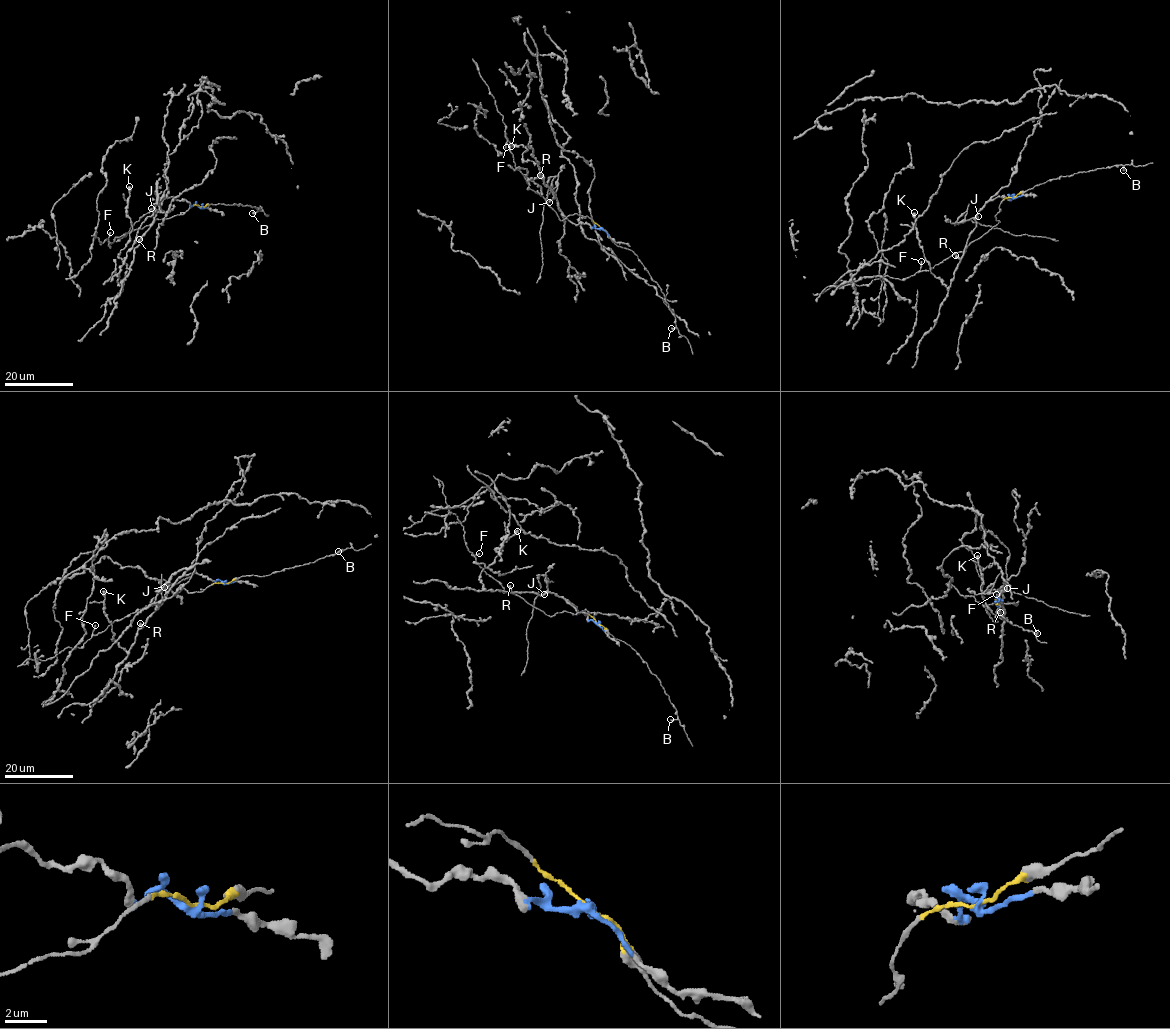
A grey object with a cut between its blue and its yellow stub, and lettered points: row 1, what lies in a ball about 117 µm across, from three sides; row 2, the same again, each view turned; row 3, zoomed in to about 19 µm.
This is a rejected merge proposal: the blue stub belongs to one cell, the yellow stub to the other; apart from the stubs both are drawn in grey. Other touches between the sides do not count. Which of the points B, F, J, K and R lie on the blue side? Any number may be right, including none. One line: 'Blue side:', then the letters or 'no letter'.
Blue side: J, K, R

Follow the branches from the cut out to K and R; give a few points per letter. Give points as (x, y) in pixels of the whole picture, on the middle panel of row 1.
K: (601, 228), (572, 223), (567, 219), (551, 190), (539, 176), (537, 163), (522, 159), (526, 146), (511, 146)
R: (601, 228), (572, 223), (567, 219), (540, 175)

